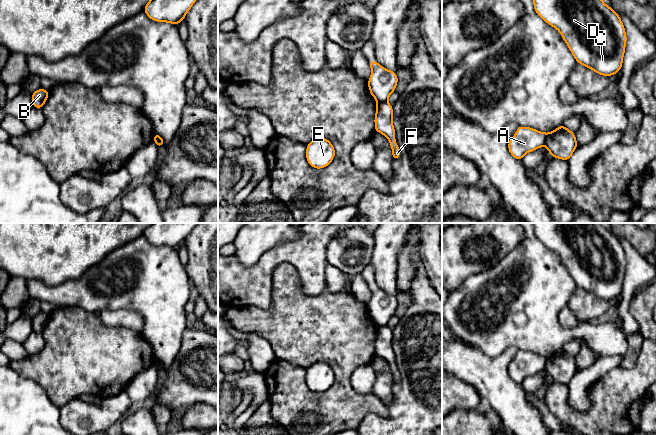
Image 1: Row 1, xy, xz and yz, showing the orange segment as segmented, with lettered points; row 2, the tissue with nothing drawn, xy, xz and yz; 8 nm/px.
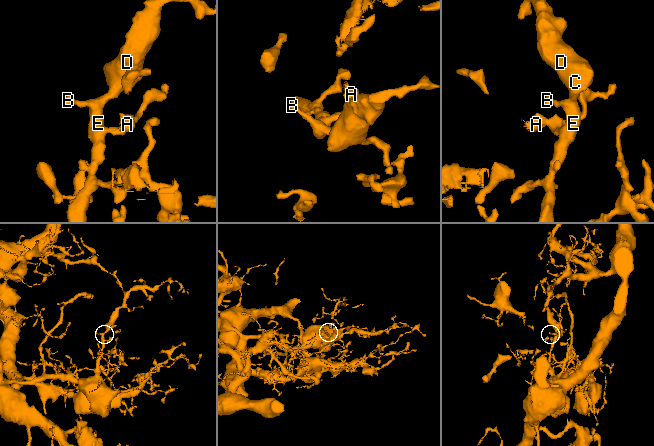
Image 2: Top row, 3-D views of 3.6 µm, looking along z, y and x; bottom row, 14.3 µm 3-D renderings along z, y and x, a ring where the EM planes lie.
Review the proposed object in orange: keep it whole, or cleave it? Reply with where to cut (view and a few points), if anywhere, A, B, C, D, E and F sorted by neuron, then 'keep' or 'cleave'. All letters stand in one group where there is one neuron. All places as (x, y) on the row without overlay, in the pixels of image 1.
cut yz (547, 358), (544, 368); groups A / B C D E F; cleave

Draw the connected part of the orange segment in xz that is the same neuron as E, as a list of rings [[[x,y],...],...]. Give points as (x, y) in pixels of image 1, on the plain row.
[[[316,362],[307,368],[306,382],[308,388],[316,393],[325,392],[335,381],[335,372],[326,362]]]

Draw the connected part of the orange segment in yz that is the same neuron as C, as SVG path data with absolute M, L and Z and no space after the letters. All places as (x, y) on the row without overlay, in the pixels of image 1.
M533 223L533 228L535 236L560 256L577 287L602 300L621 295L625 251L601 223Z

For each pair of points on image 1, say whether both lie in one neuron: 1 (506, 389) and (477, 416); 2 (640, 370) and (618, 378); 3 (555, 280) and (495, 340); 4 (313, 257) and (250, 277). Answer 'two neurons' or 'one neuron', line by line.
1: two neurons
2: one neuron
3: one neuron
4: one neuron

